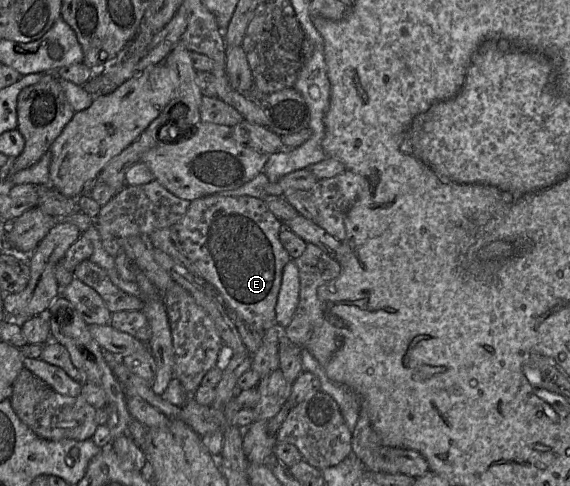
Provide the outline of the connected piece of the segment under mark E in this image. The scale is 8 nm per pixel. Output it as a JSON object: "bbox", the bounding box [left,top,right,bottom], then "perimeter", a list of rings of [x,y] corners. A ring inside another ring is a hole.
{"bbox":[174,195,291,332],"perimeter":[[[207,195],[191,201],[183,218],[174,226],[183,252],[196,267],[198,276],[215,289],[227,309],[261,332],[277,325],[275,306],[283,268],[291,257],[279,239],[283,222],[275,217],[263,199],[248,195]]]}

